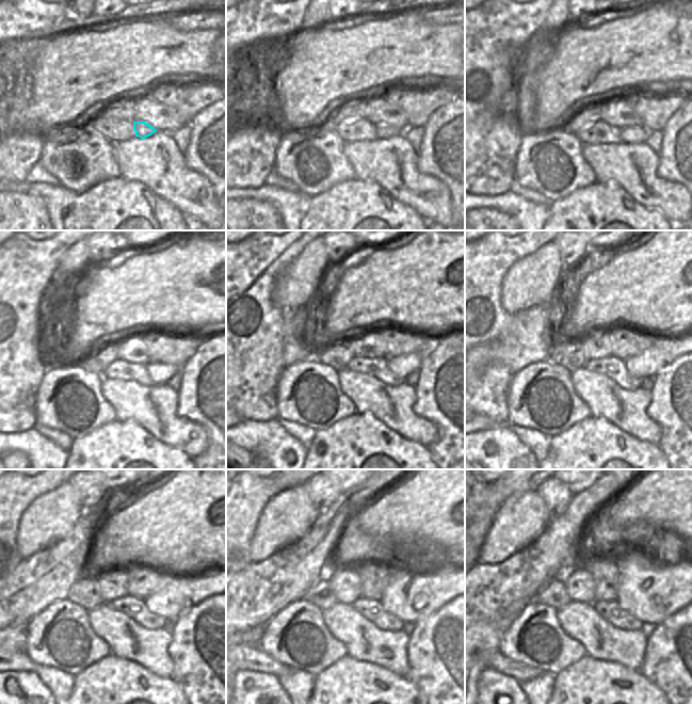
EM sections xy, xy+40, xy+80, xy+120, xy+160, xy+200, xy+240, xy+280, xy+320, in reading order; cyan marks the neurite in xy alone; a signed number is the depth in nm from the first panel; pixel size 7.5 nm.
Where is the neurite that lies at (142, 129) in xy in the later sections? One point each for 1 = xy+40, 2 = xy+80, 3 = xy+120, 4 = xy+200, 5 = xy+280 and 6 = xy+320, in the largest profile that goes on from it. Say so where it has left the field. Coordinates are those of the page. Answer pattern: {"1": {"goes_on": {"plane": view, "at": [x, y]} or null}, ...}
{"1": {"goes_on": {"plane": "xy+40", "at": [383, 131]}}, "2": {"goes_on": {"plane": "xy+80", "at": [630, 133]}}, "3": {"goes_on": {"plane": "xy+120", "at": [159, 372]}}, "4": {"goes_on": {"plane": "xy+200", "at": [664, 350]}}, "5": {"goes_on": {"plane": "xy+280", "at": [414, 592]}}, "6": {"goes_on": {"plane": "xy+320", "at": [659, 575]}}}

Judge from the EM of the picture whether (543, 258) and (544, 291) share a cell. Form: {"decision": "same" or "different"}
{"decision": "same"}

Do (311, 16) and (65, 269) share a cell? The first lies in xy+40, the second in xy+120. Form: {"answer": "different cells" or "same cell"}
{"answer": "same cell"}

